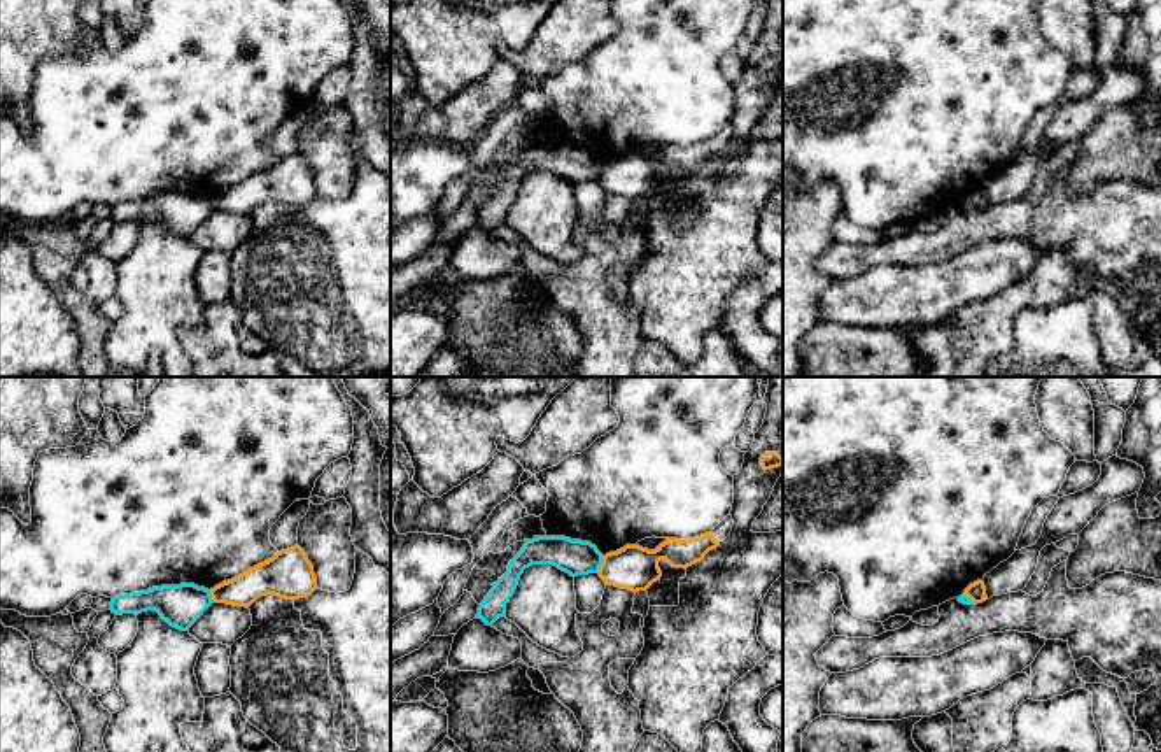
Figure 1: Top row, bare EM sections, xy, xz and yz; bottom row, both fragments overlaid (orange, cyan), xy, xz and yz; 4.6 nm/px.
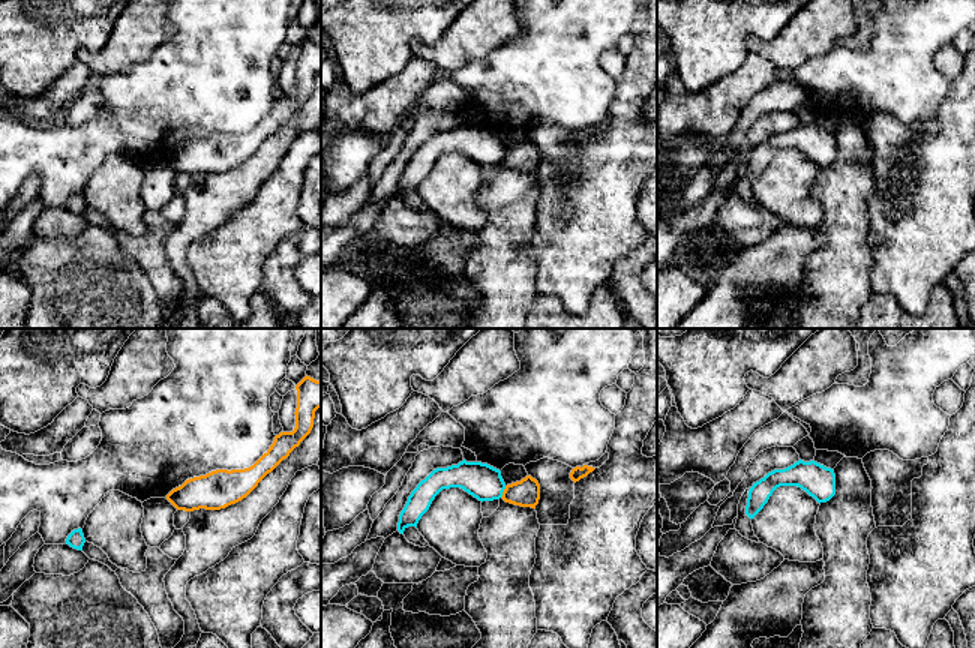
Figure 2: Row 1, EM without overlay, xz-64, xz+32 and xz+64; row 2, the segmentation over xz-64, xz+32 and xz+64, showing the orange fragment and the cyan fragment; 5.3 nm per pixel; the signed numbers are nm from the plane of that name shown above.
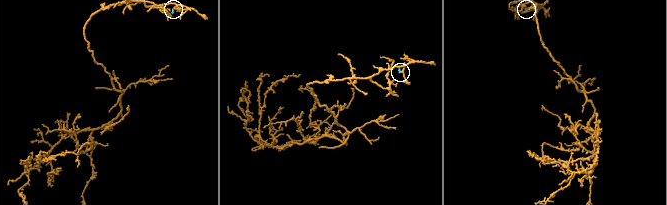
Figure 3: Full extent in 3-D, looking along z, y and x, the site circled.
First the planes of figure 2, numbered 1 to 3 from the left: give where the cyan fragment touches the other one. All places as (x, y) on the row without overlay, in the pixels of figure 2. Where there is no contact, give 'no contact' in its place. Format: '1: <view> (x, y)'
1: no contact
2: xz+32 (503, 156)
3: no contact

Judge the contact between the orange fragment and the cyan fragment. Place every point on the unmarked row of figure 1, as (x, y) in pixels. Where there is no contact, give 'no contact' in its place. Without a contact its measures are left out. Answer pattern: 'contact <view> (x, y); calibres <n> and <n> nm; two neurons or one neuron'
contact xz (601, 172); calibres 200 and 160 nm; two neurons

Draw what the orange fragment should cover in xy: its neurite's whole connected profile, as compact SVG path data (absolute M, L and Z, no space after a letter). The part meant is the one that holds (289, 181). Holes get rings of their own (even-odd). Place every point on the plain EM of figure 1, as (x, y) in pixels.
M294 153L245 181L210 196L215 210L249 216L261 203L299 207L317 196L313 174L305 158Z

